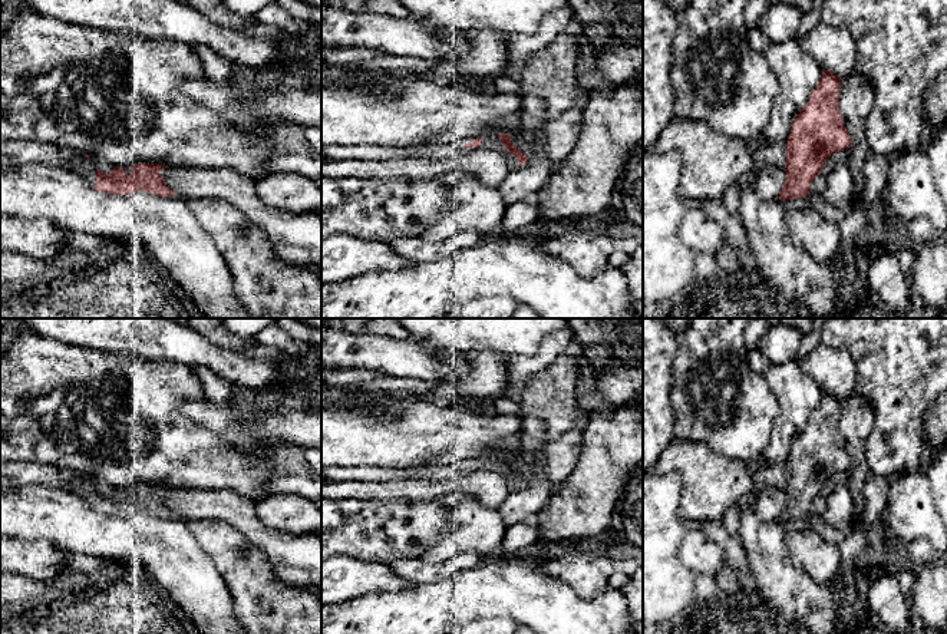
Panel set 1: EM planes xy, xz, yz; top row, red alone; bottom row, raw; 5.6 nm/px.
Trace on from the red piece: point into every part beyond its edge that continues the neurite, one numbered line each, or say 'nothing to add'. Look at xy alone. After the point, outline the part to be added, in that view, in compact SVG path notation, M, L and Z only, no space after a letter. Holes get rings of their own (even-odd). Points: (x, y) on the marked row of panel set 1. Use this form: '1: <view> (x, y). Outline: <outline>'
1: xy (13, 154). Outline: M34 141L0 142L0 171L13 169L26 164L62 166L70 172L76 172L90 185L96 184L93 158L88 159L85 153L63 152L60 146L50 146Z

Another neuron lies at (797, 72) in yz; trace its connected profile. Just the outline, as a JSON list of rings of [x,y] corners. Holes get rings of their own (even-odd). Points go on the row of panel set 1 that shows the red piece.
[[[796,39],[771,43],[765,59],[779,83],[768,125],[760,133],[759,156],[766,165],[785,169],[786,141],[799,110],[822,77],[824,69],[806,53]]]

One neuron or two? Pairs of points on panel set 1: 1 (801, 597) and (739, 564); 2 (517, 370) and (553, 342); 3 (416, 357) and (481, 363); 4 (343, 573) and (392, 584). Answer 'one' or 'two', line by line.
1: two
2: one
3: two
4: one

